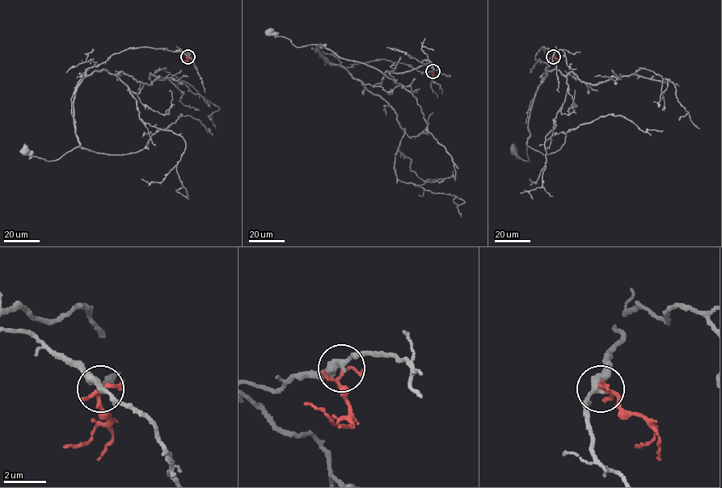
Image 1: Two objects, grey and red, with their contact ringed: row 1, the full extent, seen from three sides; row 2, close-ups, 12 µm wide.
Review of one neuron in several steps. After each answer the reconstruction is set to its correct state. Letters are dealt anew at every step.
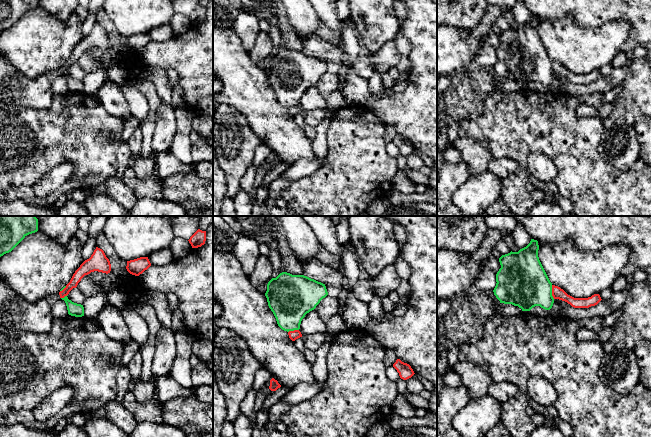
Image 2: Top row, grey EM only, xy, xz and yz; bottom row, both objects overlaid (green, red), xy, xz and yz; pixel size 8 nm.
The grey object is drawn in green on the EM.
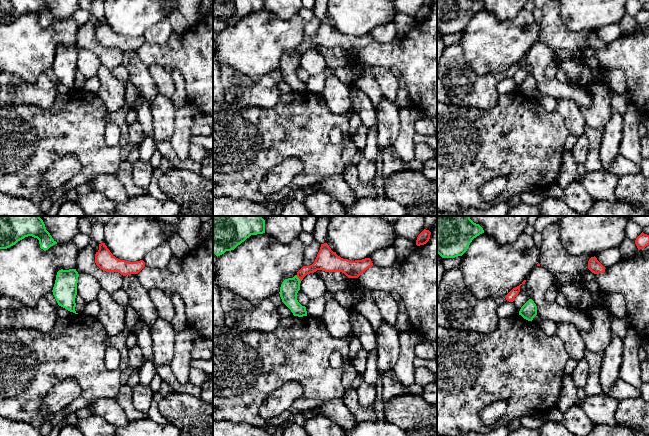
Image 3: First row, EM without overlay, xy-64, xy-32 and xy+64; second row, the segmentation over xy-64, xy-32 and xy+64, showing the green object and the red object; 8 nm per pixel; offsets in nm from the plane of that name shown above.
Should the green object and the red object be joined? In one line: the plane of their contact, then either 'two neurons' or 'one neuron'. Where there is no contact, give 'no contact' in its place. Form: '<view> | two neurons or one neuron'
yz | two neurons

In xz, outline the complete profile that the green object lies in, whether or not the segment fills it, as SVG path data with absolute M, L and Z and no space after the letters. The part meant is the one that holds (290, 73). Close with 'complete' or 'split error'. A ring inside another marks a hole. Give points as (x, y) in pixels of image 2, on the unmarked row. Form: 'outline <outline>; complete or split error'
outline M287 48L272 54L265 69L278 102L287 108L299 106L305 91L314 86L327 71L325 60Z; complete

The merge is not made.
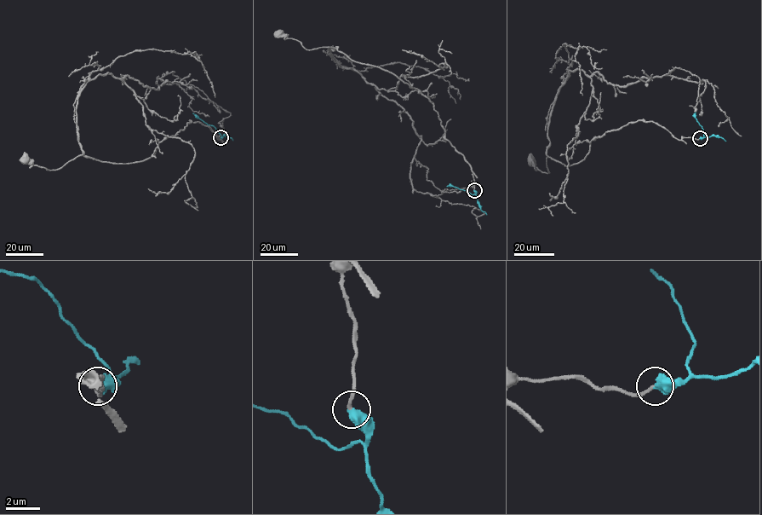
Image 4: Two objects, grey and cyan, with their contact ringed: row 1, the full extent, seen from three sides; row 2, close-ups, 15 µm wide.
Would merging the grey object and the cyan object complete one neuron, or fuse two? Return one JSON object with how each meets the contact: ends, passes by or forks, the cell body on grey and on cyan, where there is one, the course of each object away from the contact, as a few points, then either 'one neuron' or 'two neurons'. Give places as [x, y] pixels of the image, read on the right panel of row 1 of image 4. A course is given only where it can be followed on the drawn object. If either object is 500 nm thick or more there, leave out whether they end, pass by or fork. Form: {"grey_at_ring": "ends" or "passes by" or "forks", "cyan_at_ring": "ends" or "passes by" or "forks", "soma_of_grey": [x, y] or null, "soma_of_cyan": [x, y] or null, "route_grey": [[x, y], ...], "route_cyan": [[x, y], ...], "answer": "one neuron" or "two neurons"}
{"soma_of_grey": [530, 159], "soma_of_cyan": null, "route_grey": [[700, 138], [676, 139], [637, 120], [595, 136], [572, 165], [547, 157], [545, 172], [531, 159]], "route_cyan": [[700, 138], [704, 136], [704, 133], [696, 121], [696, 112]], "answer": "one neuron"}

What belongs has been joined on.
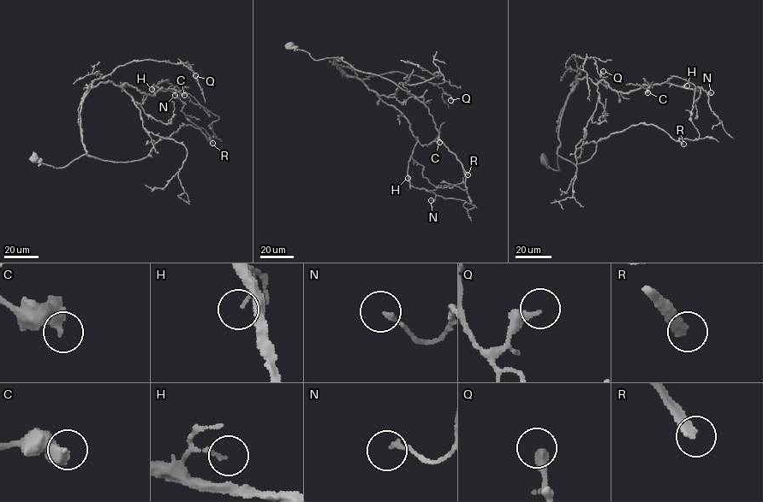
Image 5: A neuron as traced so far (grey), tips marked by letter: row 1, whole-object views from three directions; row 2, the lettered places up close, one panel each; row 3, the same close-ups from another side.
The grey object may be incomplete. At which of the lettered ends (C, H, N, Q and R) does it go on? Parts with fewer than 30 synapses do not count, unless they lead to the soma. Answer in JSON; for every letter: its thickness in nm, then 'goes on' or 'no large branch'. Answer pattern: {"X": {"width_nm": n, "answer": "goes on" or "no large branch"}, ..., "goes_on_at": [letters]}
{"C": {"width_nm": 480, "answer": "no large branch"}, "H": {"width_nm": 110, "answer": "no large branch"}, "N": {"width_nm": 150, "answer": "no large branch"}, "Q": {"width_nm": 320, "answer": "no large branch"}, "R": {"width_nm": 280, "answer": "goes on"}, "goes_on_at": ["R"]}

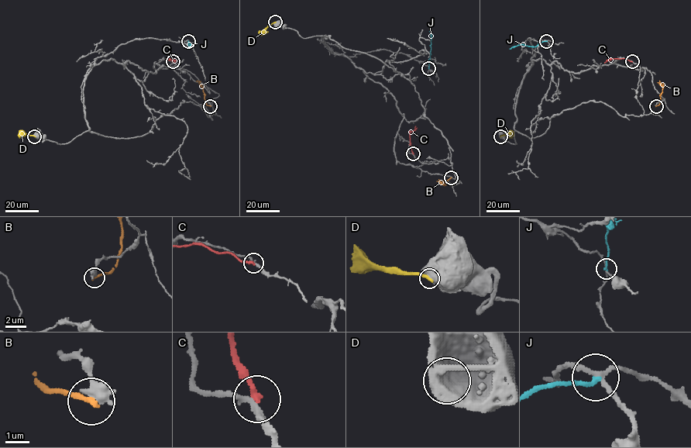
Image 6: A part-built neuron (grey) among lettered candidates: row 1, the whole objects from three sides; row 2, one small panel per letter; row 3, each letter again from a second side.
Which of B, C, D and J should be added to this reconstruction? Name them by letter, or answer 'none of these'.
none of these

